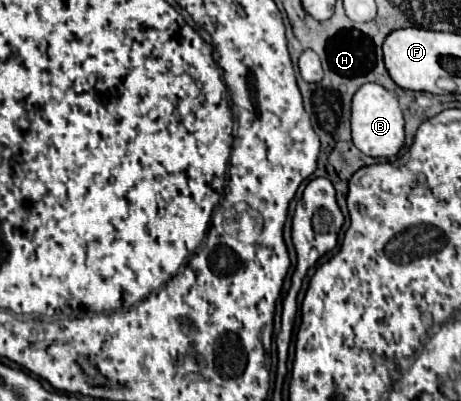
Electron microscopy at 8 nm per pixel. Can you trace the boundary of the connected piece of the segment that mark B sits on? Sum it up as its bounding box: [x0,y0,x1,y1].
[352,83,404,157]

